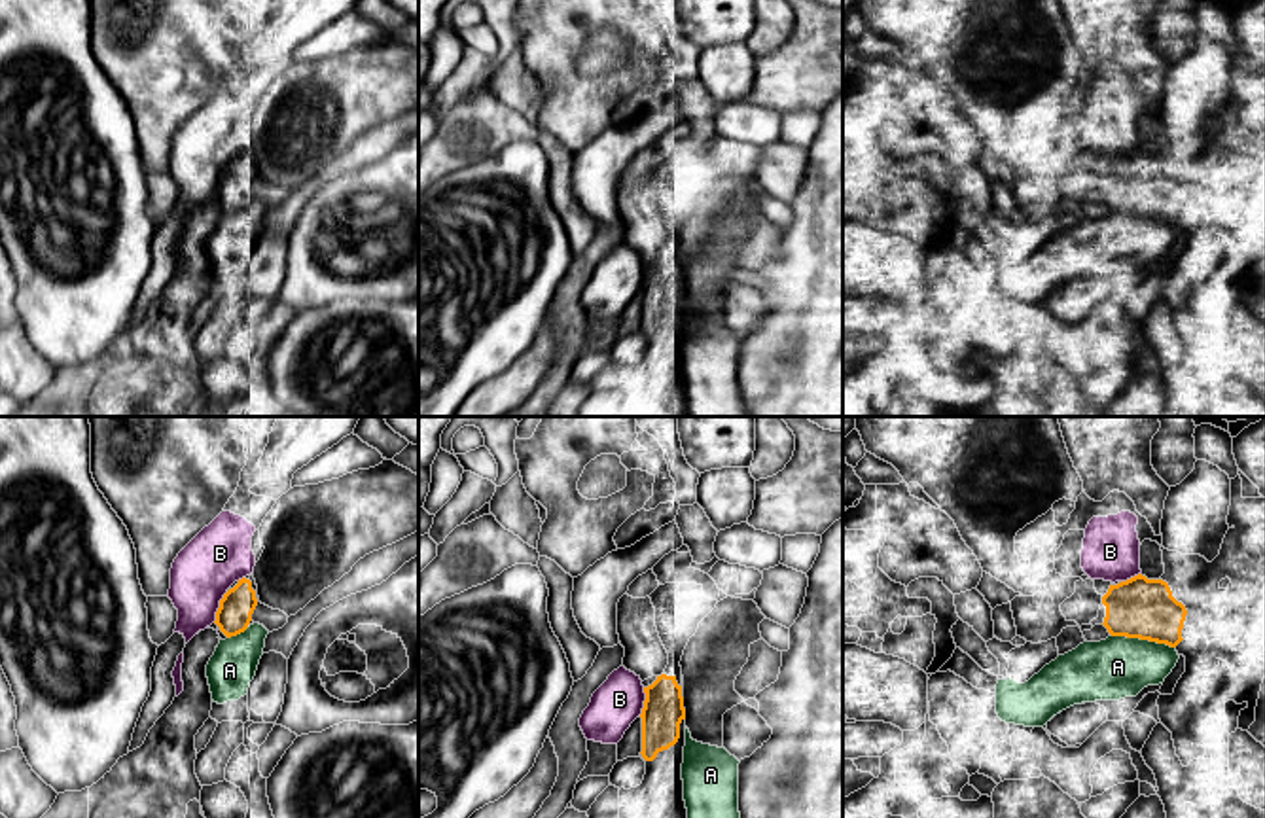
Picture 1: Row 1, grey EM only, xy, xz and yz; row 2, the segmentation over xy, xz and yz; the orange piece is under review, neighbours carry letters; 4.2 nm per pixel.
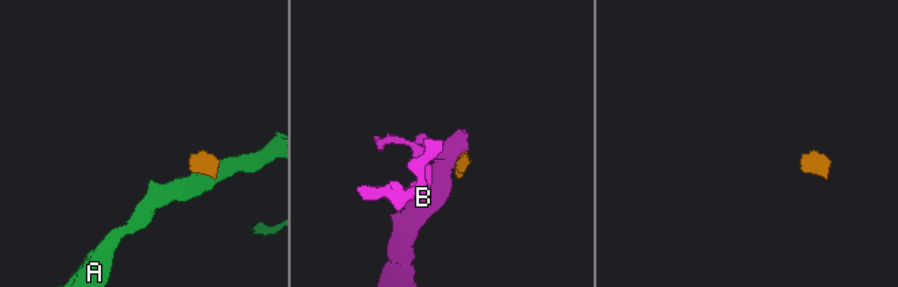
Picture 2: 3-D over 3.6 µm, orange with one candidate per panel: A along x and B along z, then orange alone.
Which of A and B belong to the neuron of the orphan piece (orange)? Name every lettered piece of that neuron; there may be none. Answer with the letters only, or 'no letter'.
no letter

